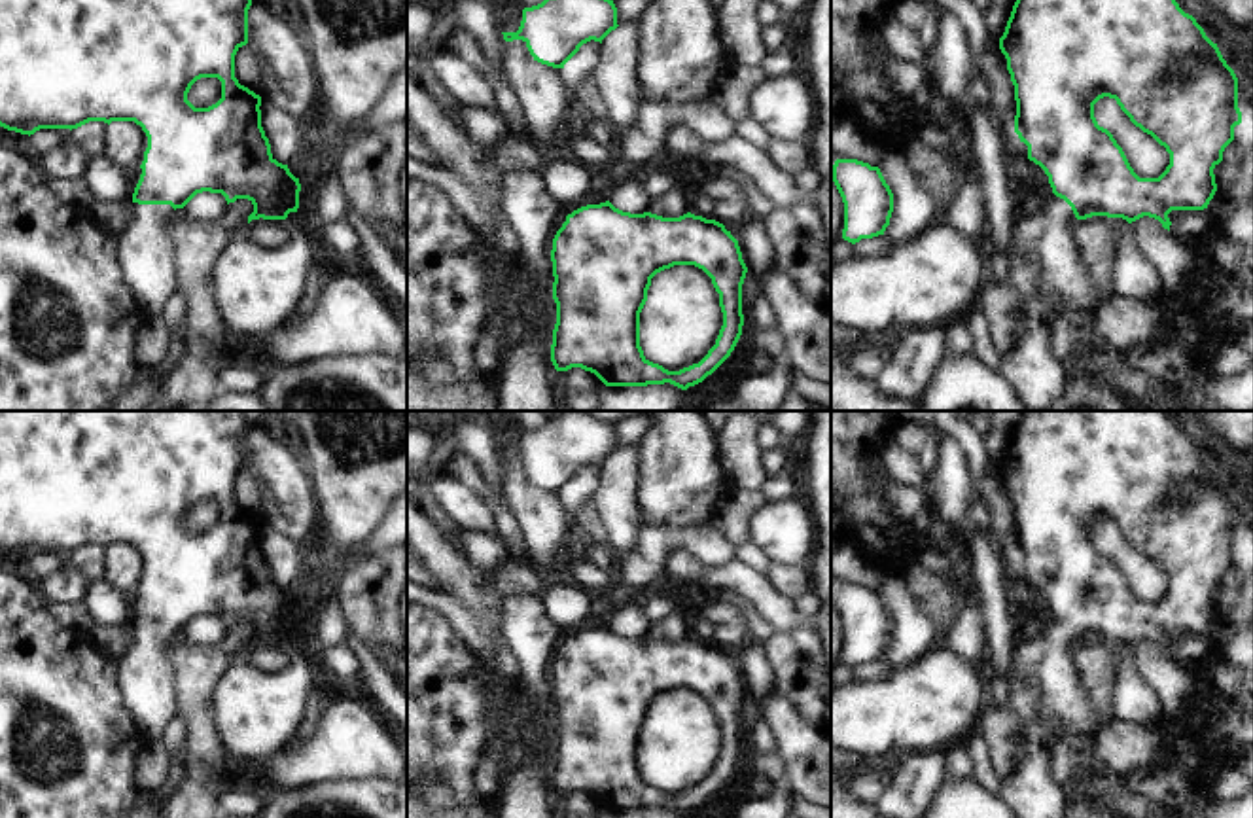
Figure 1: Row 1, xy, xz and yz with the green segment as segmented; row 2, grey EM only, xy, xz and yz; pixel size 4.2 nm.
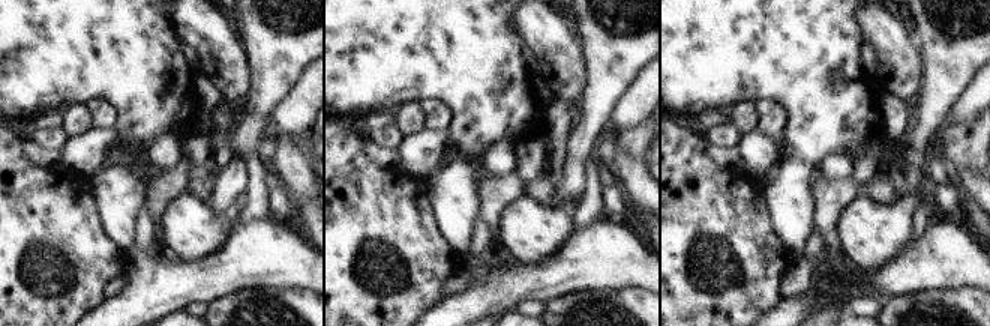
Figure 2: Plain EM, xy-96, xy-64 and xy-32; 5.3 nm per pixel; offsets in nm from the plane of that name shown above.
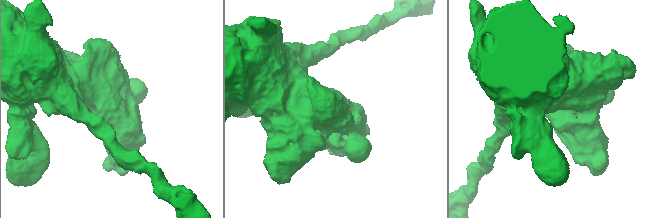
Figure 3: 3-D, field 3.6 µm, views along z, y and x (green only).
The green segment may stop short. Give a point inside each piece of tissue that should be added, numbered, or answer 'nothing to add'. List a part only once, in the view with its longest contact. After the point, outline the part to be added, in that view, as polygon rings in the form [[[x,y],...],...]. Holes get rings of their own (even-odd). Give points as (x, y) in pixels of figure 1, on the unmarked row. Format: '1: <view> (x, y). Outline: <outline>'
1: xy (150, 678). Outline: [[[132,627],[131,638],[131,648],[119,661],[125,702],[146,735],[163,738],[170,721],[182,714],[172,663],[174,632]]]

